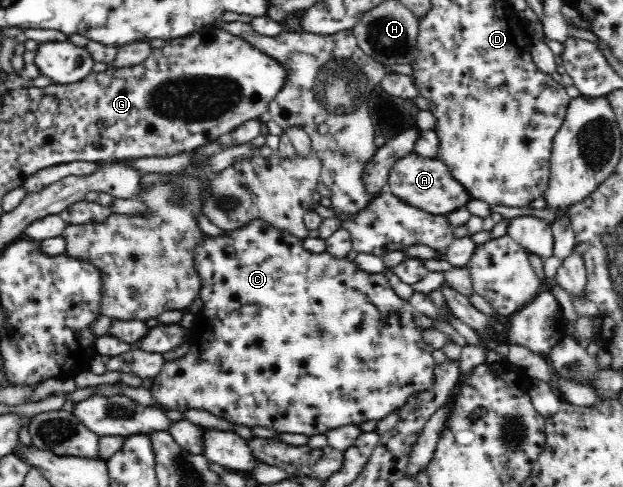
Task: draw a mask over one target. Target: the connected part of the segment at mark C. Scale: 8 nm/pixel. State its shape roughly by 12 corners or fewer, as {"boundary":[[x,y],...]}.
{"boundary":[[262,219],[192,249],[163,413],[313,436],[434,385],[435,319]]}

